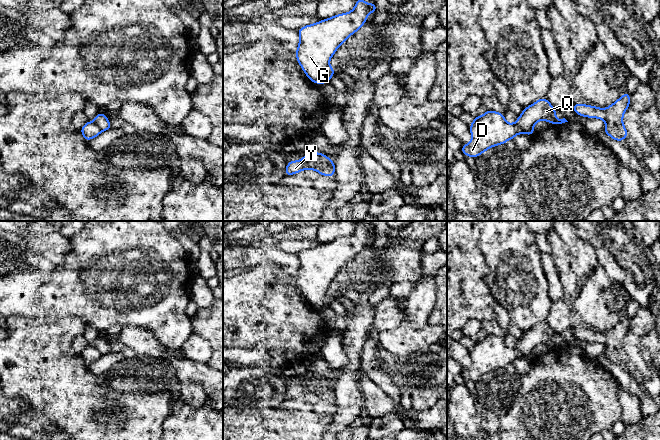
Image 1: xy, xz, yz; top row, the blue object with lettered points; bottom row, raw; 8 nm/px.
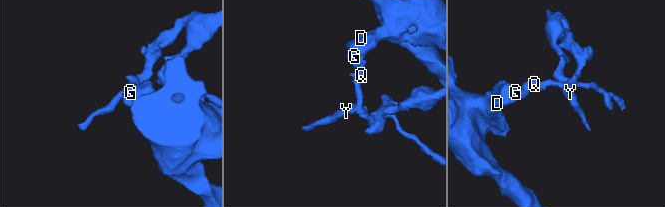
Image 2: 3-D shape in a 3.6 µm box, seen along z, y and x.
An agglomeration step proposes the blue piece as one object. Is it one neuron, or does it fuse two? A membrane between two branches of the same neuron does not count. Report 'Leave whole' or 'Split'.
Split

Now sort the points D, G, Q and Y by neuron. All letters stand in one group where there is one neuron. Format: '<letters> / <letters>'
D G / Q Y

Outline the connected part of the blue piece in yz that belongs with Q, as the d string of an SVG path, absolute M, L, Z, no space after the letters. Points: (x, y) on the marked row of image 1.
M541 98L523 109L523 112L516 120L516 124L523 130L530 130L539 120L545 120L553 125L568 122L565 118L557 119L555 116L556 111L558 110L548 102L547 98Z

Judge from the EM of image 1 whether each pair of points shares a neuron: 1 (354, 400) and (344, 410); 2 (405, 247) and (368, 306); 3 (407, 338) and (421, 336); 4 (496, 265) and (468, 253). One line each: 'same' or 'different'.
1: same
2: different
3: same
4: different

